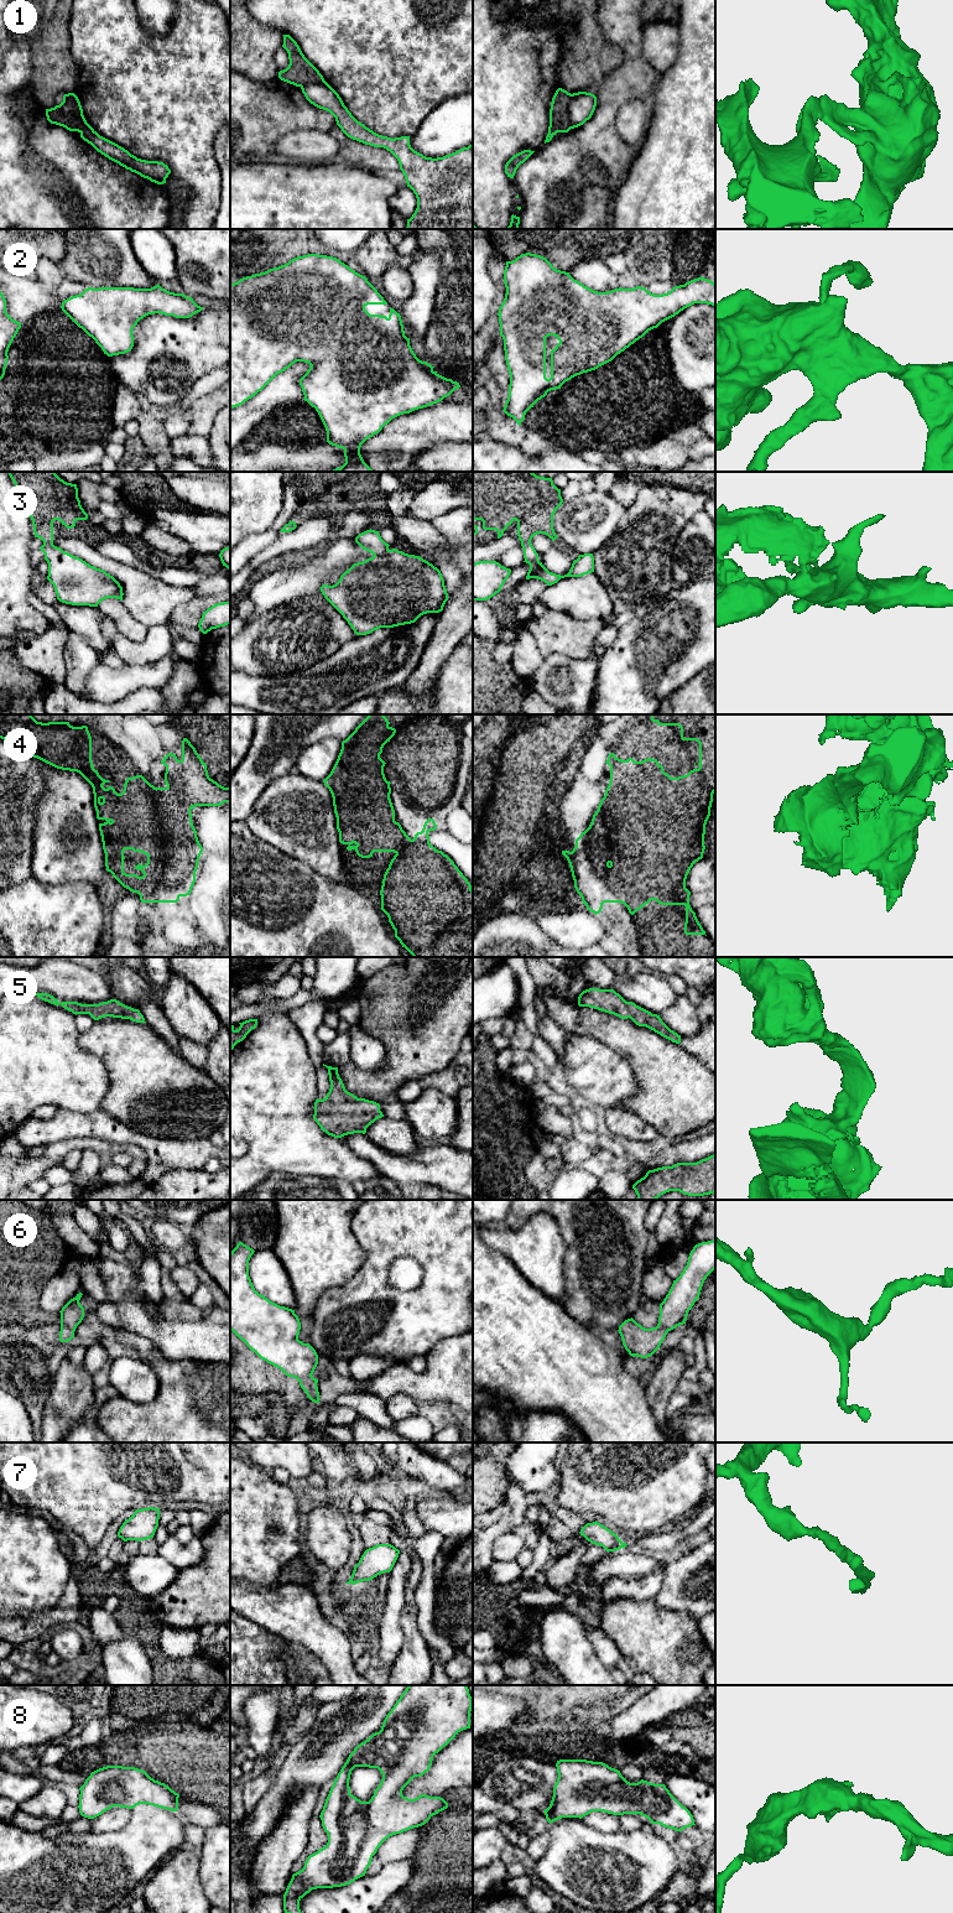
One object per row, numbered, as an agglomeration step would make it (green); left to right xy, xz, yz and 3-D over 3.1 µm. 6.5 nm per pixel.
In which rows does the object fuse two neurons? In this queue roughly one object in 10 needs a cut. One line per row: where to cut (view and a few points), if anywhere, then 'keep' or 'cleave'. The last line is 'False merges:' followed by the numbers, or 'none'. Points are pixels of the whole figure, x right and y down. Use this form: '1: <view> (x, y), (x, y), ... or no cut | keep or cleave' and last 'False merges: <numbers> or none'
1: yz (569, 94), (568, 118), (572, 128) | cleave
2: no cut | keep
3: xy (43, 542), (52, 545) | cleave
4: xy (149, 784), (156, 814), (175, 820), (162, 838), (196, 842) | cleave
5: no cut | keep
6: no cut | keep
7: no cut | keep
8: no cut | keep
False merges: 1, 3, 4

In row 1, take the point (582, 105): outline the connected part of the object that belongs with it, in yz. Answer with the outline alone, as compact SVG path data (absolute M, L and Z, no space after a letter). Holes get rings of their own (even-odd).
M578 92L571 94L568 104L568 114L572 123L572 129L583 125L589 120L597 106L597 97L592 93Z

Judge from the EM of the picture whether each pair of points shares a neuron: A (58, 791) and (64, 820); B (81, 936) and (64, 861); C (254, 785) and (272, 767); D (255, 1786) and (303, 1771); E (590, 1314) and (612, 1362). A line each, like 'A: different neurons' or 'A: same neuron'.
A: same neuron
B: different neurons
C: same neuron
D: different neurons
E: different neurons

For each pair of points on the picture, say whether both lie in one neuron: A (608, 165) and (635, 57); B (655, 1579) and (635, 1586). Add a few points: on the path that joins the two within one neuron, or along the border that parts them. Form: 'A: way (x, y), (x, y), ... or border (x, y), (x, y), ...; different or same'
A: way (607, 138), (607, 107), (610, 97), (623, 84); same
B: way (650, 1584), (640, 1586); same

